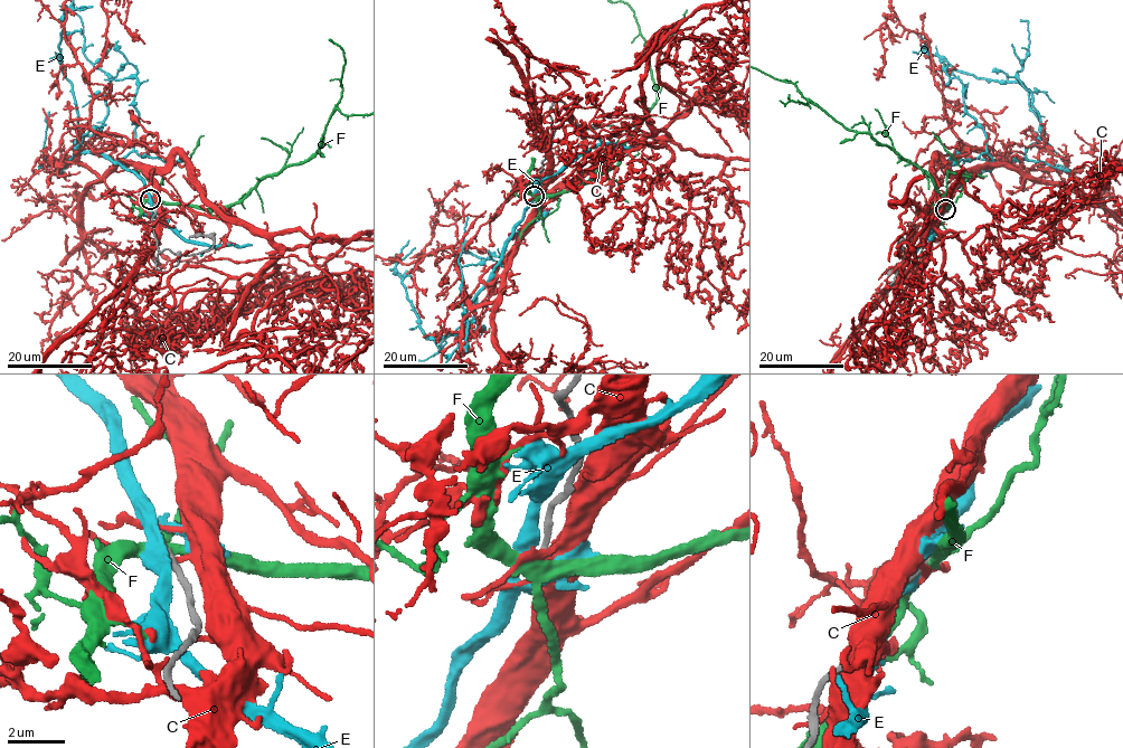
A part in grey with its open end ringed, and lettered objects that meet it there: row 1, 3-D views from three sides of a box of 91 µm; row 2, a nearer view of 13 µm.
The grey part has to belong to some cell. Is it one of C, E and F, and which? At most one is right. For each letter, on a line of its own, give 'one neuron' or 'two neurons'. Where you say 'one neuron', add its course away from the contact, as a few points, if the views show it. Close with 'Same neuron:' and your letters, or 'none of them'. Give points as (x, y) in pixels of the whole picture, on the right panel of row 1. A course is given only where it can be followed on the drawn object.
C: two neurons
E: two neurons
F: two neurons
Same neuron: none of them

